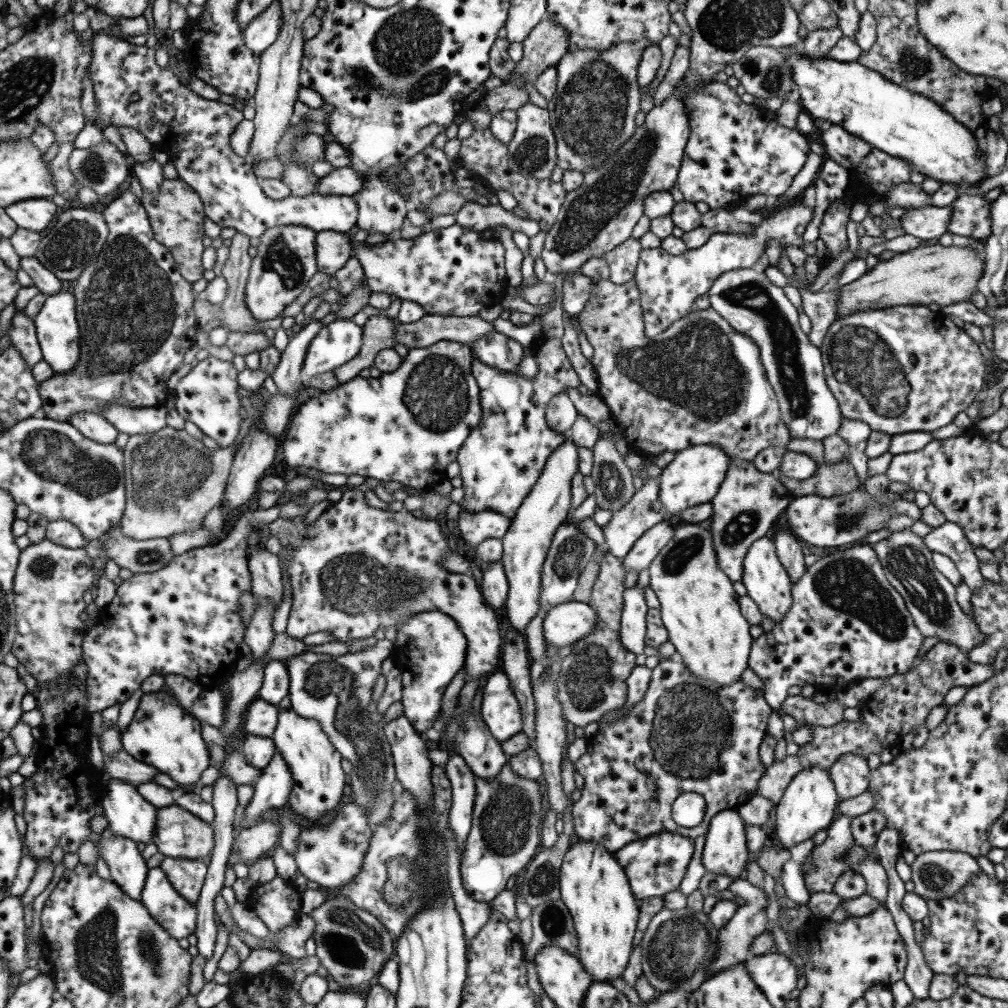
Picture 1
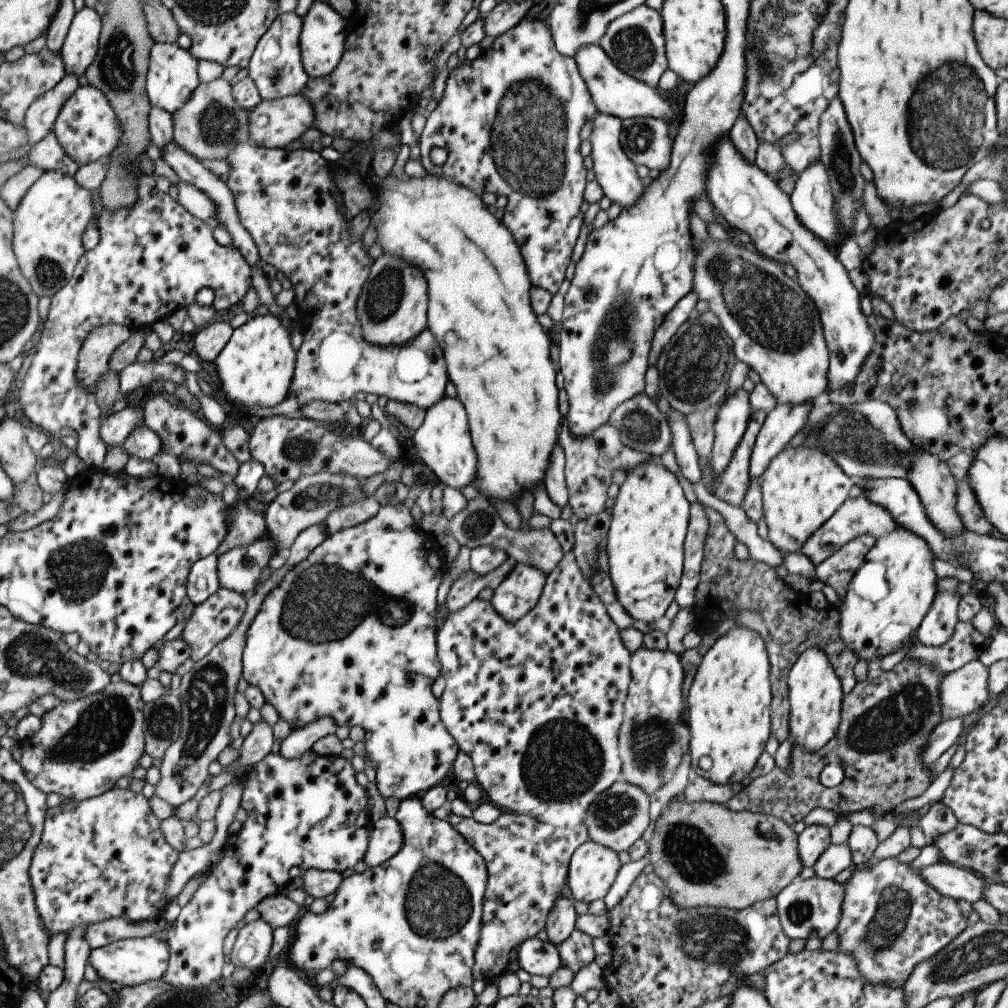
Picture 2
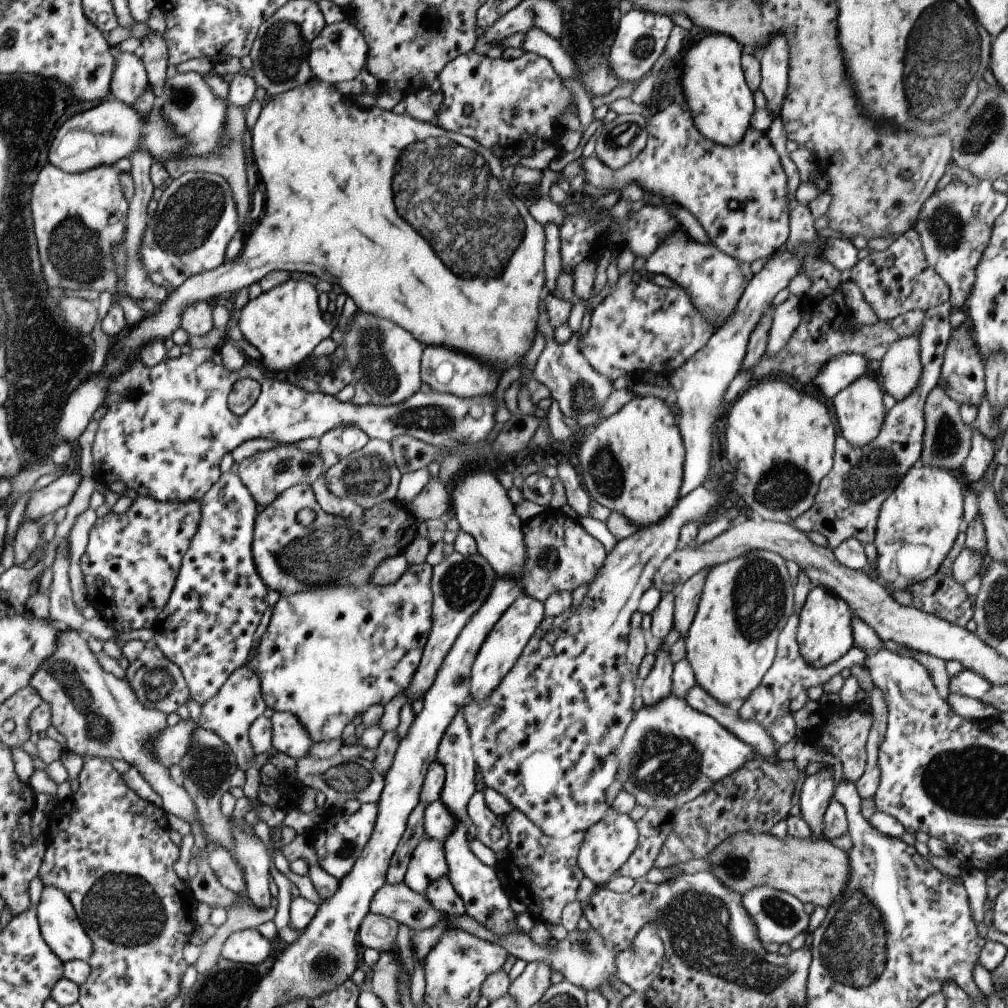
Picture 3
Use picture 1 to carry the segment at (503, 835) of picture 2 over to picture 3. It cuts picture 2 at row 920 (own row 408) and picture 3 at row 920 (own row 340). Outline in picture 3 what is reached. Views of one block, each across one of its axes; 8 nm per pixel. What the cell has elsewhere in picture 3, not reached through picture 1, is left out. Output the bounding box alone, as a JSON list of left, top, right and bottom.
[502,808,584,923]

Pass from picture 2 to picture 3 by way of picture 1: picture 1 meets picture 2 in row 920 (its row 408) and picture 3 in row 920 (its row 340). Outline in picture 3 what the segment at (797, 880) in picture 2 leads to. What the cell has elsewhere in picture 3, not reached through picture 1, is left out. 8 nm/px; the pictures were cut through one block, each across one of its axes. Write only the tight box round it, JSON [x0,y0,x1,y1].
[740,885,809,945]

